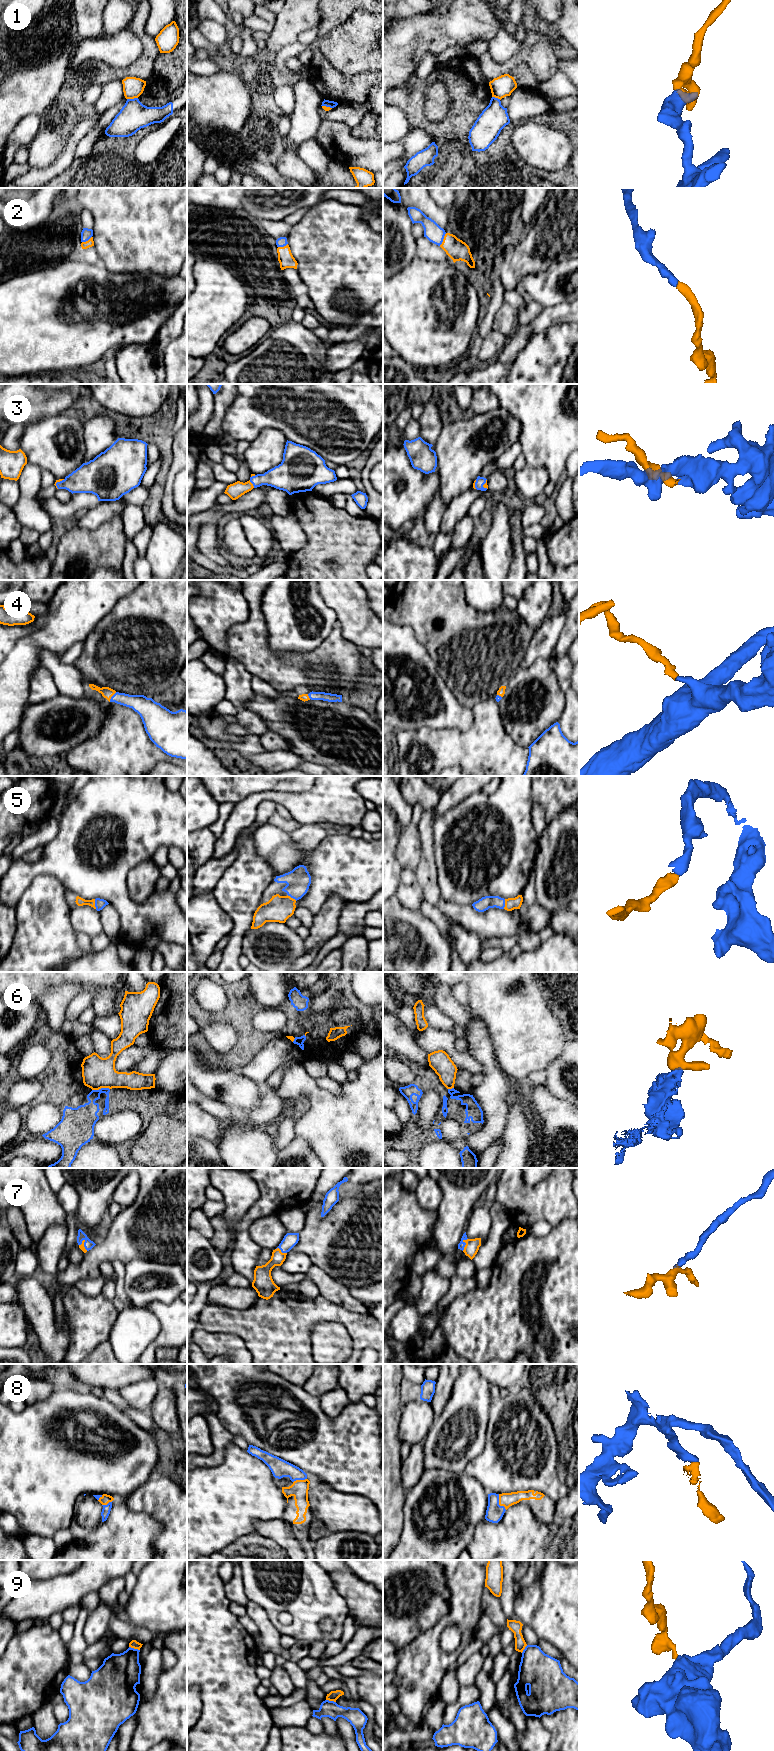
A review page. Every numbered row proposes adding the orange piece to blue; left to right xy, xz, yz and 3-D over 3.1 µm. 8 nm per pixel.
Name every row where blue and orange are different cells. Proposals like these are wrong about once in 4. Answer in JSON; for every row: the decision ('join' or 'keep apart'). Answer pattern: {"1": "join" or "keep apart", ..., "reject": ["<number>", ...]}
{"1": "keep apart", "2": "join", "3": "join", "4": "join", "5": "join", "6": "keep apart", "7": "join", "8": "join", "9": "keep apart", "reject": ["1", "6", "9"]}

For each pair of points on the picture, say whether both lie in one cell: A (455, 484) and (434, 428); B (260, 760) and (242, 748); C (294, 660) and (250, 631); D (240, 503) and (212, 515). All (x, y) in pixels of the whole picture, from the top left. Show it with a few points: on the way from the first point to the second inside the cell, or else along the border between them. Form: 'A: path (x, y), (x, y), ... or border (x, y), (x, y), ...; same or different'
A: border (443, 426), (433, 444); different
B: border (265, 750), (259, 753), (242, 755); different
C: path (282, 660), (273, 660), (256, 643); same
D: path (233, 507), (219, 511); same

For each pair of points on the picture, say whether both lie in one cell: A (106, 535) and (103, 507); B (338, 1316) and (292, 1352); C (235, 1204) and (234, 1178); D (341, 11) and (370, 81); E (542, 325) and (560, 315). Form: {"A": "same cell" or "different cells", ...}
{"A": "different cells", "B": "same cell", "C": "same cell", "D": "same cell", "E": "same cell"}

